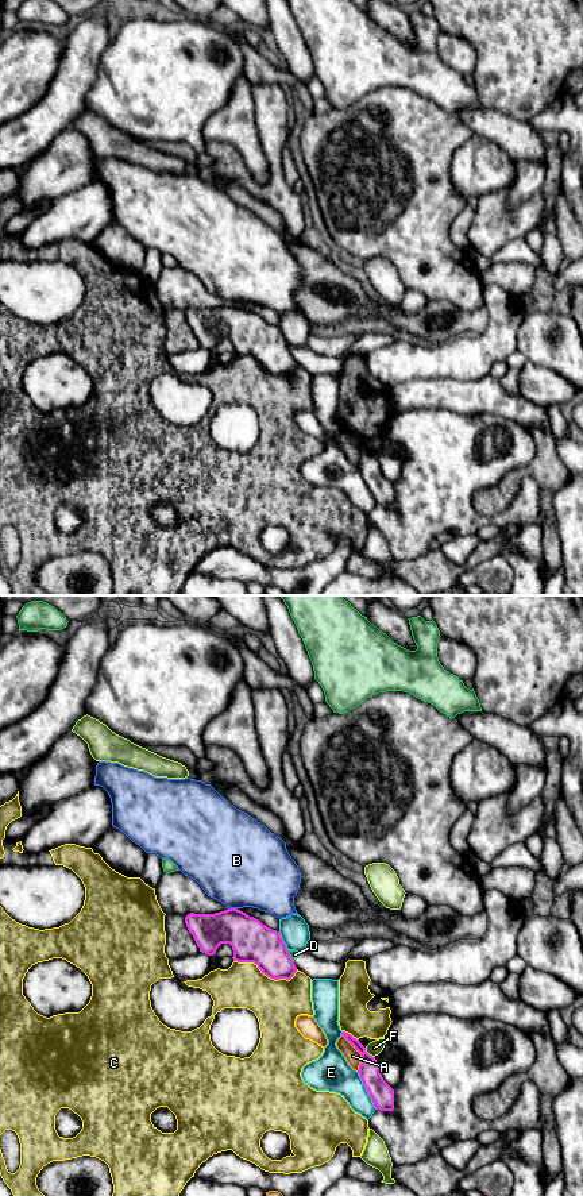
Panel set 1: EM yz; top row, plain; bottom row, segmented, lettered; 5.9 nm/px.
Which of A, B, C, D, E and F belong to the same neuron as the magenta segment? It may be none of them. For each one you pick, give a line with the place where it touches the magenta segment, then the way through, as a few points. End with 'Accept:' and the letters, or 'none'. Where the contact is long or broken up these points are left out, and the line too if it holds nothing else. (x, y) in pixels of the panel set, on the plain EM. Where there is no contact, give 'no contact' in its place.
Accept: none

